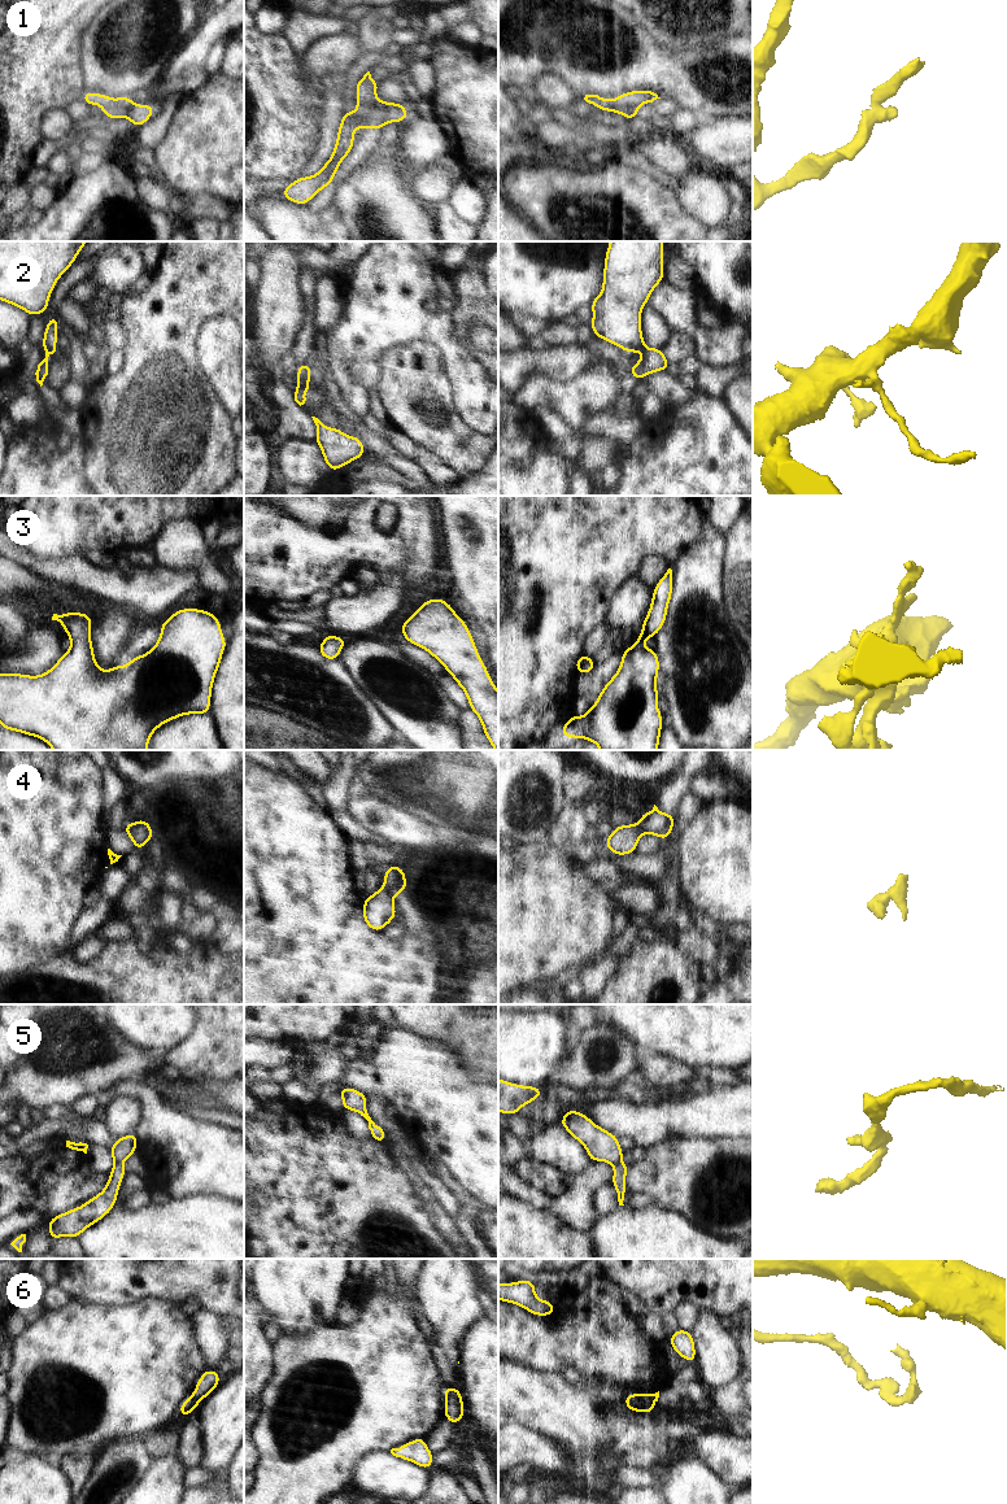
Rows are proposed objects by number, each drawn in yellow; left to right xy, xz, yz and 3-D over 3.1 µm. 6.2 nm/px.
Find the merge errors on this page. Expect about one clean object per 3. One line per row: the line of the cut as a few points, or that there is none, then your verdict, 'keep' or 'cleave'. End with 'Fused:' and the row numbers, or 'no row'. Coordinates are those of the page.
1: no cut; keep
2: cut in xz along (299, 384), (306, 391); cleave
3: no cut; keep
4: cut in xz along (383, 886), (392, 897); cleave
5: cut in xy along (121, 1162), (114, 1164); cleave
6: cut in yz along (633, 1394), (654, 1404); cleave
Fused: 2, 4, 5, 6

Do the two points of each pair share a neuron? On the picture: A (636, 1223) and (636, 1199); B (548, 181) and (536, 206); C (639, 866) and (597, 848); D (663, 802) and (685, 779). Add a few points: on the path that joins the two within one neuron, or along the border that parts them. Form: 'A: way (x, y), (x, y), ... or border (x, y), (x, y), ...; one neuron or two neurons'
A: border (653, 1204), (640, 1210), (631, 1210), (624, 1206); two neurons
B: way (548, 187), (548, 195), (543, 200); one neuron
C: way (628, 864), (607, 854); one neuron
D: way (667, 797), (680, 784); one neuron

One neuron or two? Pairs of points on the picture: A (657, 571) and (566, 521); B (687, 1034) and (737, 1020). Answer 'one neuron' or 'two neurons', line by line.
A: two neurons
B: one neuron

